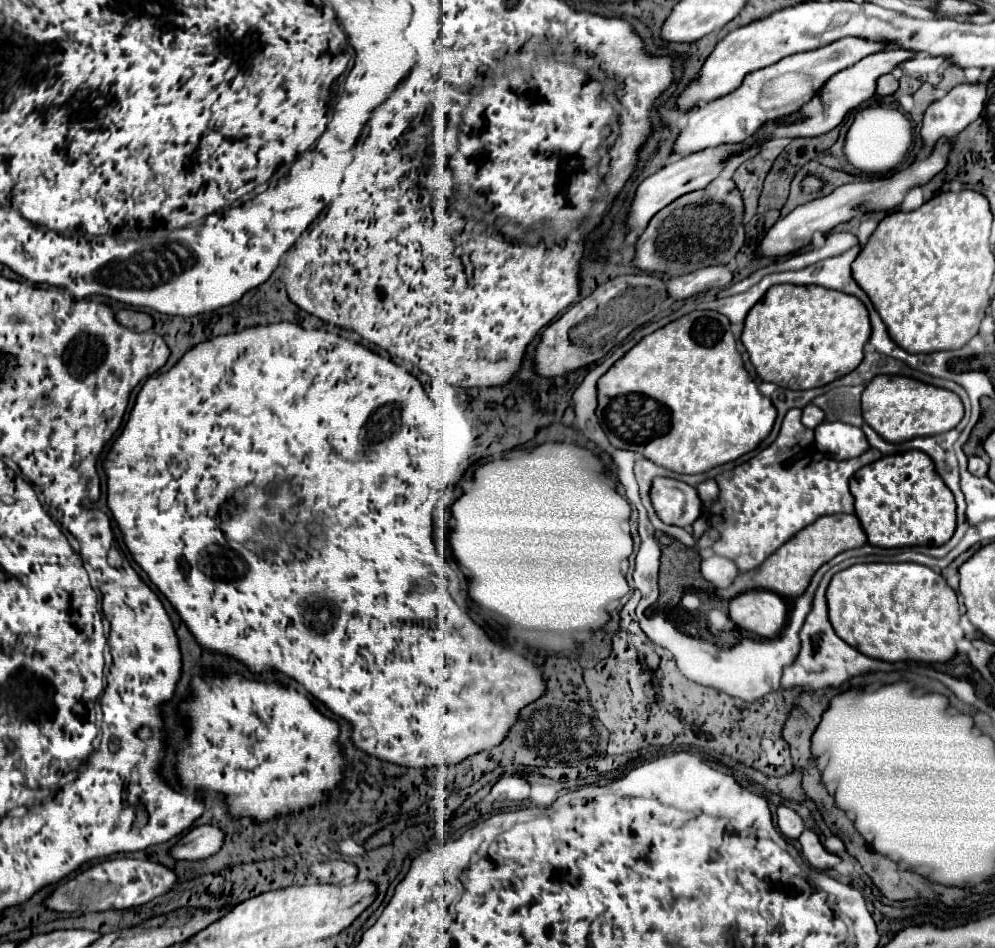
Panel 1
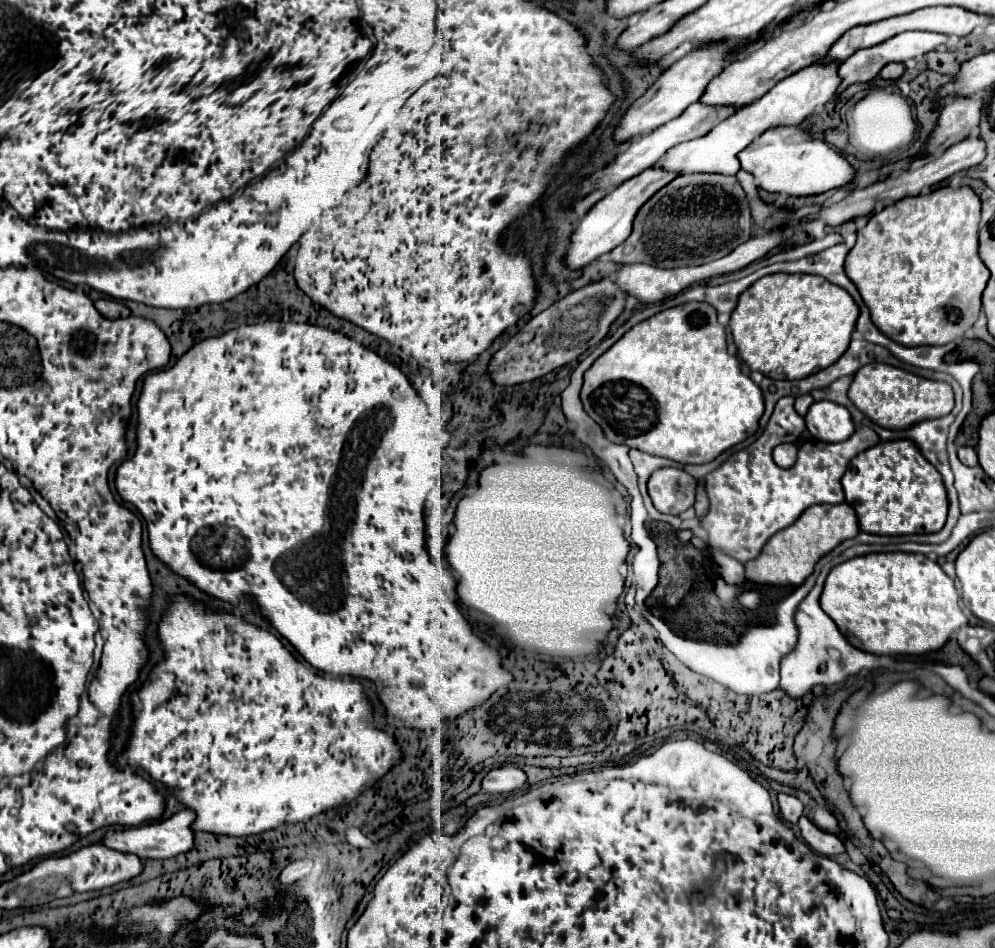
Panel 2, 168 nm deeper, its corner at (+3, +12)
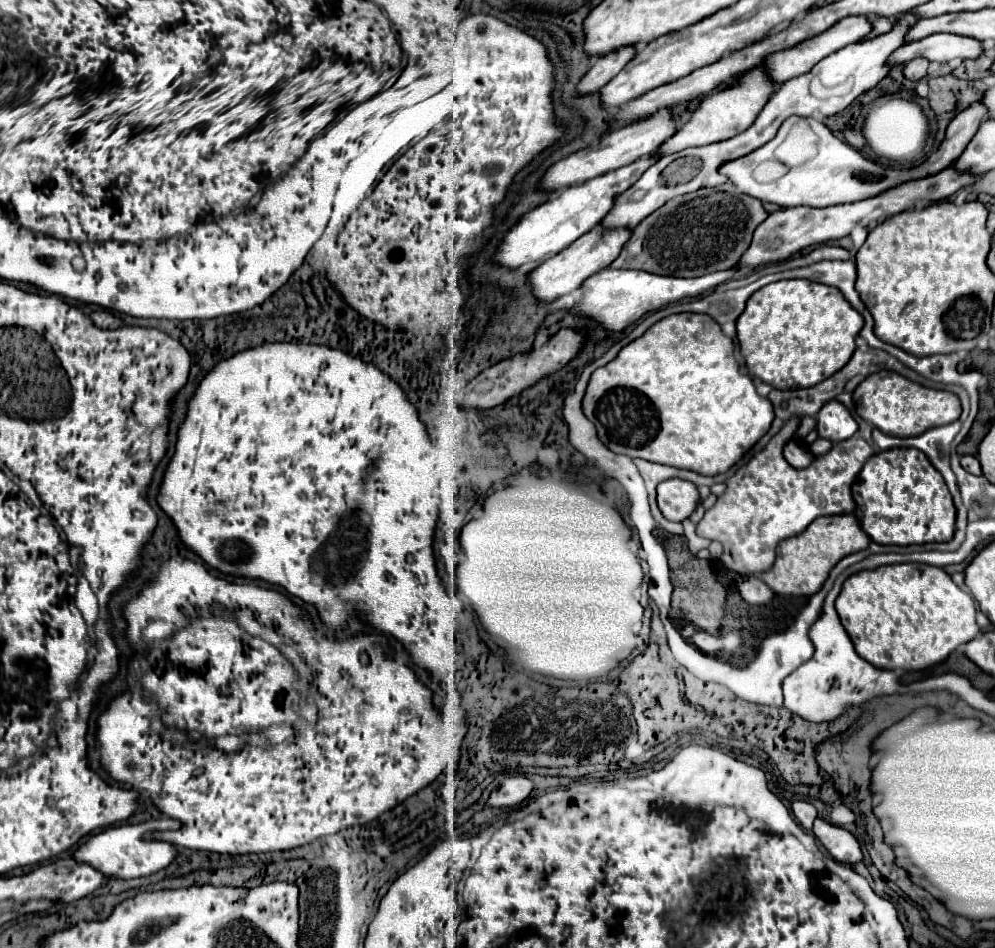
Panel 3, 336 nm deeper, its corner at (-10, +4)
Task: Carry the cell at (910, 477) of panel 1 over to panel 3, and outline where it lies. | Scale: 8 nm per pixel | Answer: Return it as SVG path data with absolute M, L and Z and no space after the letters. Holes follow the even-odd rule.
M893 448L875 452L853 482L851 492L855 500L857 490L857 518L863 532L877 544L927 544L949 542L955 532L955 506L943 476L929 464L917 448Z

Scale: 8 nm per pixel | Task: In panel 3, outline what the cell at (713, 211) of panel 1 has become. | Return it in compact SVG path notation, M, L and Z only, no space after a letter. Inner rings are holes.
M731 182L715 188L699 188L697 192L677 196L647 216L623 246L611 268L645 270L659 276L703 276L717 270L729 270L751 242L755 228L767 218L763 204L739 192ZM633 246L639 246L635 254Z

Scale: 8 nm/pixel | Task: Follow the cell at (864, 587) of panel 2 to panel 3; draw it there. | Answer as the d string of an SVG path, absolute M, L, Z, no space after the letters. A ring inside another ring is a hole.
M891 564L877 570L863 570L845 580L835 602L843 628L851 636L855 652L869 664L883 670L925 670L943 662L959 644L973 640L979 634L975 622L975 600L965 594L945 570L935 566Z

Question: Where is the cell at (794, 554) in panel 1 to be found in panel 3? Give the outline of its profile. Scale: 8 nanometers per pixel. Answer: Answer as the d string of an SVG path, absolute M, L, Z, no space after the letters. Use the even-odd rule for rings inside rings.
M839 514L839 516L821 516L805 528L805 532L785 538L777 546L777 560L771 570L759 574L763 582L773 588L773 592L781 596L813 596L821 590L823 582L827 580L831 568L845 558L847 554L865 550L869 546L869 536L861 530L857 518L853 514Z

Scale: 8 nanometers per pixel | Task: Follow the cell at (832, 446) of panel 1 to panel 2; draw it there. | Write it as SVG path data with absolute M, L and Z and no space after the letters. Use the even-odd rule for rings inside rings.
M814 402L806 414L806 426L820 442L844 442L856 432L850 412L834 402Z

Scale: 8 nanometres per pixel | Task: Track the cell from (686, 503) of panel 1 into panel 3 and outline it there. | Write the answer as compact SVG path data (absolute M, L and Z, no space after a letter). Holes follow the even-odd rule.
M671 478L657 486L657 504L667 520L681 522L689 518L695 506L699 504L699 492L695 484Z

